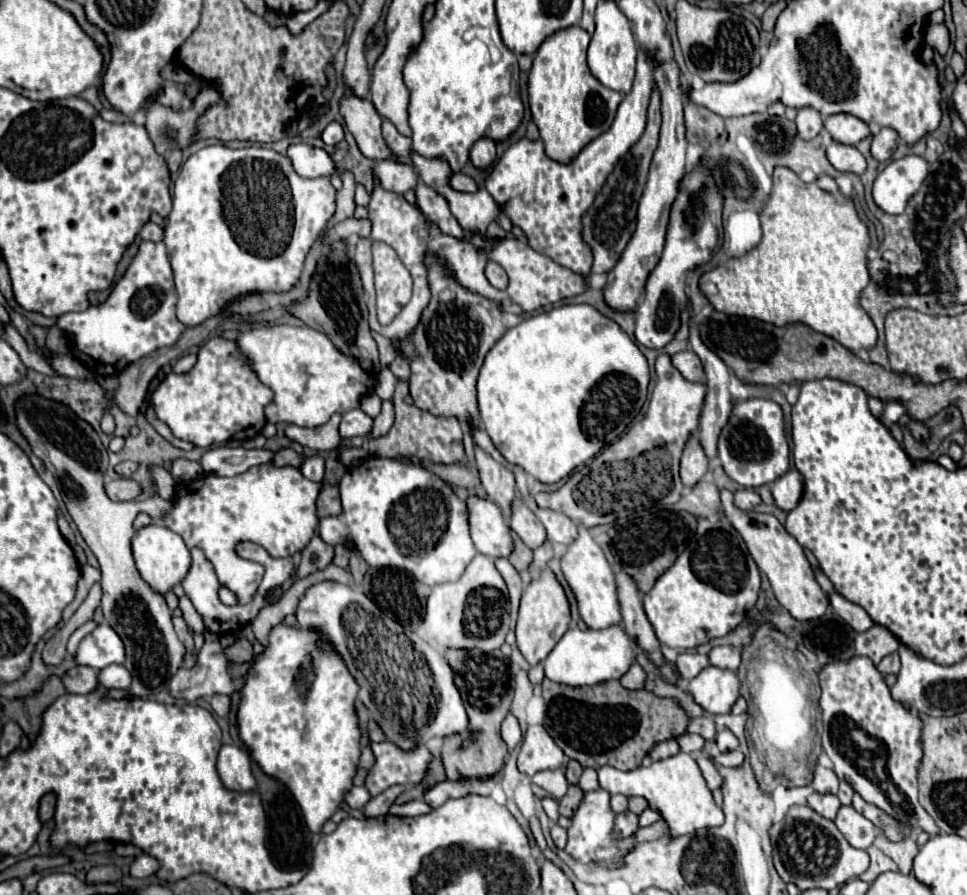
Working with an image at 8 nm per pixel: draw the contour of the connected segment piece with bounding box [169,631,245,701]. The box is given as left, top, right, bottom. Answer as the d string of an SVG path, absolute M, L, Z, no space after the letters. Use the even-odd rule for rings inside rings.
M205 631L205 645L203 649L197 653L197 665L193 669L179 669L171 683L169 683L169 693L175 697L175 699L185 699L185 701L195 701L199 697L213 697L217 693L223 693L223 695L231 695L231 693L239 693L243 689L243 683L245 679L239 677L237 681L233 681L233 677L229 675L227 671L227 657L223 653L223 647L221 643L217 641L217 635Z

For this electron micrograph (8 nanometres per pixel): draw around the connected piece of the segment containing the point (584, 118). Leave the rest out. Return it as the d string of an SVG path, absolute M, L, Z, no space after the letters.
M579 25L559 29L541 43L533 55L533 65L529 71L527 85L533 121L539 129L545 153L561 163L565 163L565 159L573 159L581 147L607 131L621 103L621 93L605 87L591 75L585 57L587 45L589 33Z

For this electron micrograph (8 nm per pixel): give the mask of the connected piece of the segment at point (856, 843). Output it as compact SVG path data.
M841 805L841 809L837 811L835 825L843 833L843 837L857 849L867 849L877 835L875 825L867 817L857 813L853 807L845 805Z

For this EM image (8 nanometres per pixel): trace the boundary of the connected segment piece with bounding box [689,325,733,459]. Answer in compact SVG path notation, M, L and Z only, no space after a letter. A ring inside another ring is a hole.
M691 325L689 327L689 343L693 347L693 351L699 355L699 359L703 361L703 367L705 367L705 375L707 375L707 397L705 397L705 407L701 411L701 425L699 425L699 441L701 441L701 447L705 451L705 455L709 459L715 459L717 457L717 439L721 435L721 429L727 425L729 421L729 415L731 415L731 409L733 409L733 397L729 393L729 369L727 365L723 363L723 359L713 353L703 341L701 341L701 335L699 335L699 327L697 325Z

